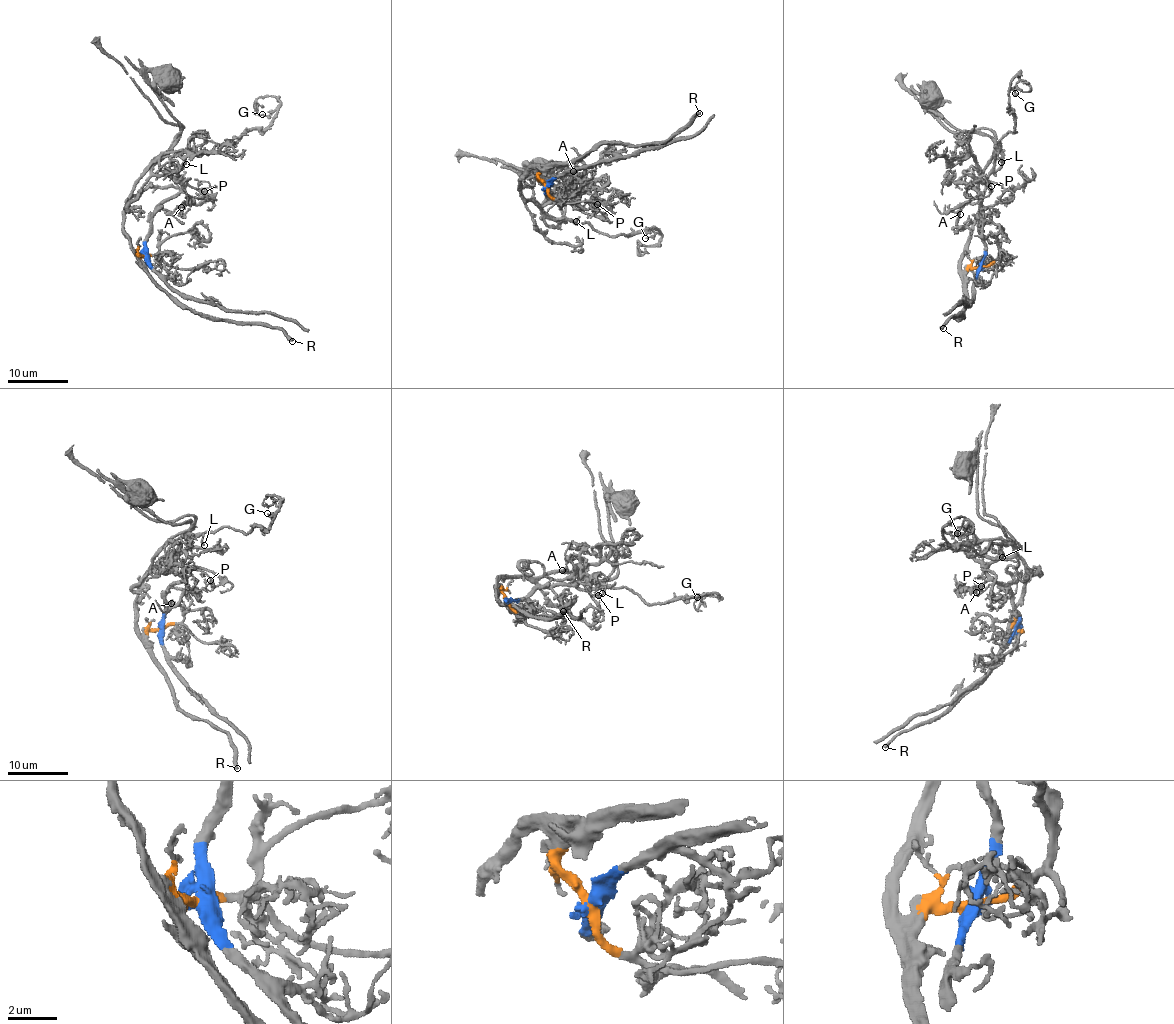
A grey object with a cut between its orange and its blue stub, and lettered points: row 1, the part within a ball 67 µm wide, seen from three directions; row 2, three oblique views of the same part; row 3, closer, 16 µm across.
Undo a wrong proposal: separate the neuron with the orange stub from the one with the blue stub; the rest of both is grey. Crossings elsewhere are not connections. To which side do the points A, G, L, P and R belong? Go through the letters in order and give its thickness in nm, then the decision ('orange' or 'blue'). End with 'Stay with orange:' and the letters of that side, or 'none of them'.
A: calibre 170 nm; blue
G: calibre 90 nm; blue
L: calibre 190 nm; blue
P: calibre 200 nm; blue
R: calibre 400 nm; orange
Stay with orange: R

